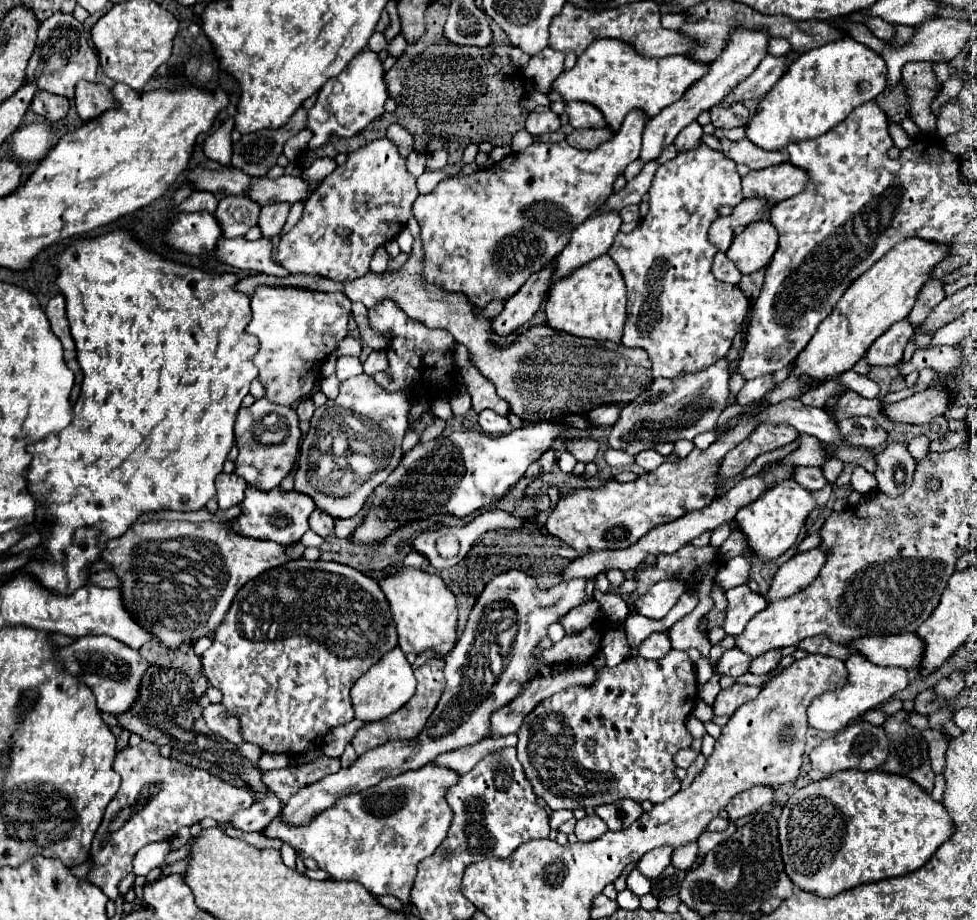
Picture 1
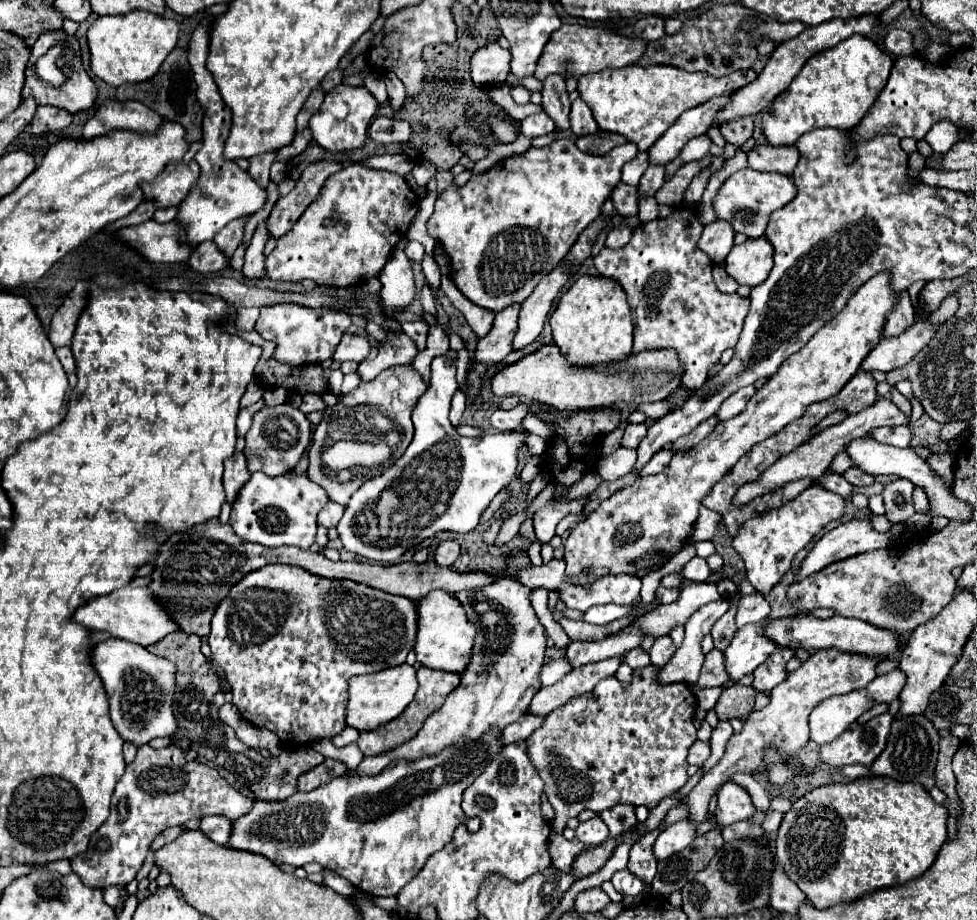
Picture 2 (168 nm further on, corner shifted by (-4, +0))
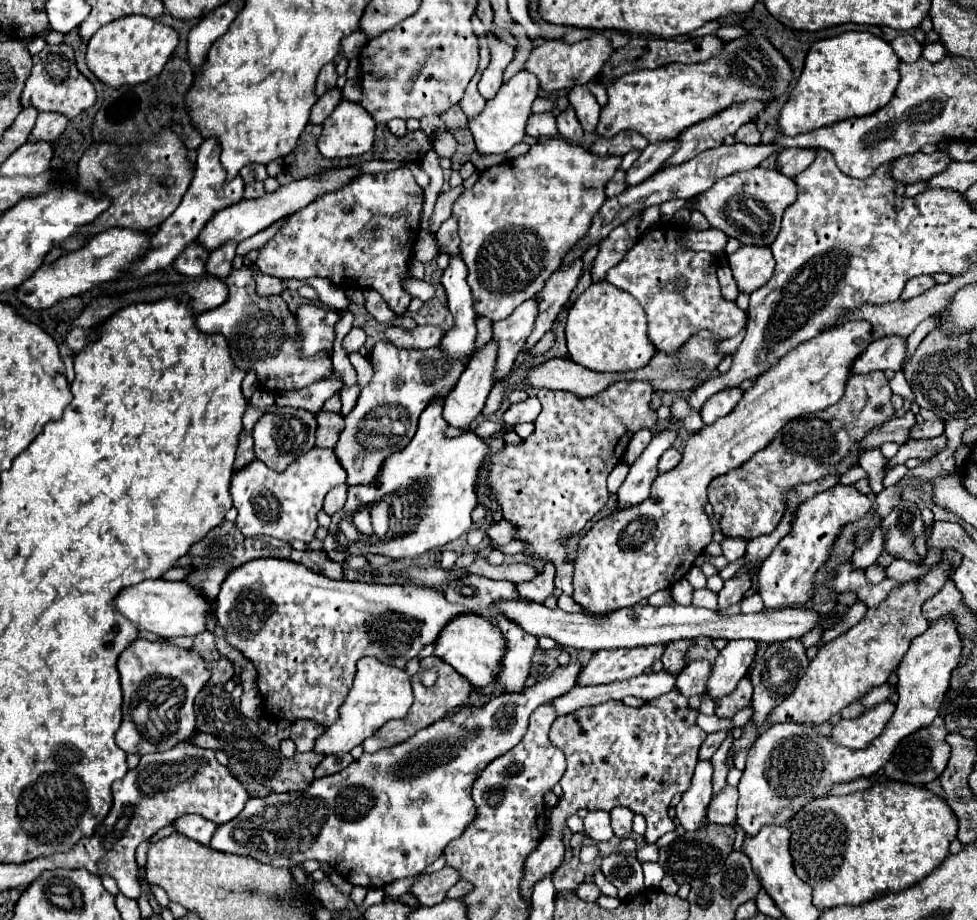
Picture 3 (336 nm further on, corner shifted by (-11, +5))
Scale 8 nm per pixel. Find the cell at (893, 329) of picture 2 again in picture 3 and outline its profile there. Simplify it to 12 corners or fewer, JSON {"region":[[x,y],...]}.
{"region":[[932,276],[908,280],[900,298],[910,300],[930,290],[936,282]]}

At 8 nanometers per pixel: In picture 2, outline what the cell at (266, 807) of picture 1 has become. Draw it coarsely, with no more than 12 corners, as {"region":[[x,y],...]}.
{"region":[[221,815],[201,821],[201,831],[215,843],[229,841],[233,821]]}

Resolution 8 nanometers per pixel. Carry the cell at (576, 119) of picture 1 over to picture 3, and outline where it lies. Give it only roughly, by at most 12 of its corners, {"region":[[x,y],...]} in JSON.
{"region":[[588,86],[568,94],[570,106],[586,132],[594,132],[600,106]]}

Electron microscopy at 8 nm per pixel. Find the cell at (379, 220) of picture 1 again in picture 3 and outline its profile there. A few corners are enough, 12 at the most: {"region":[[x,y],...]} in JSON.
{"region":[[362,174],[258,248],[270,276],[376,290],[402,316],[424,190]]}

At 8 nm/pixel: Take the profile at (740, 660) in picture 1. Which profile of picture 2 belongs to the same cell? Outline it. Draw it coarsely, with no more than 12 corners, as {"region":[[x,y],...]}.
{"region":[[713,649],[705,655],[695,691],[725,685],[725,655]]}

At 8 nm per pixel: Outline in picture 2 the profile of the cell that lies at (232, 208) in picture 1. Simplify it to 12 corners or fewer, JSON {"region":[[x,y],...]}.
{"region":[[251,215],[233,219],[213,239],[229,255],[239,247]]}

